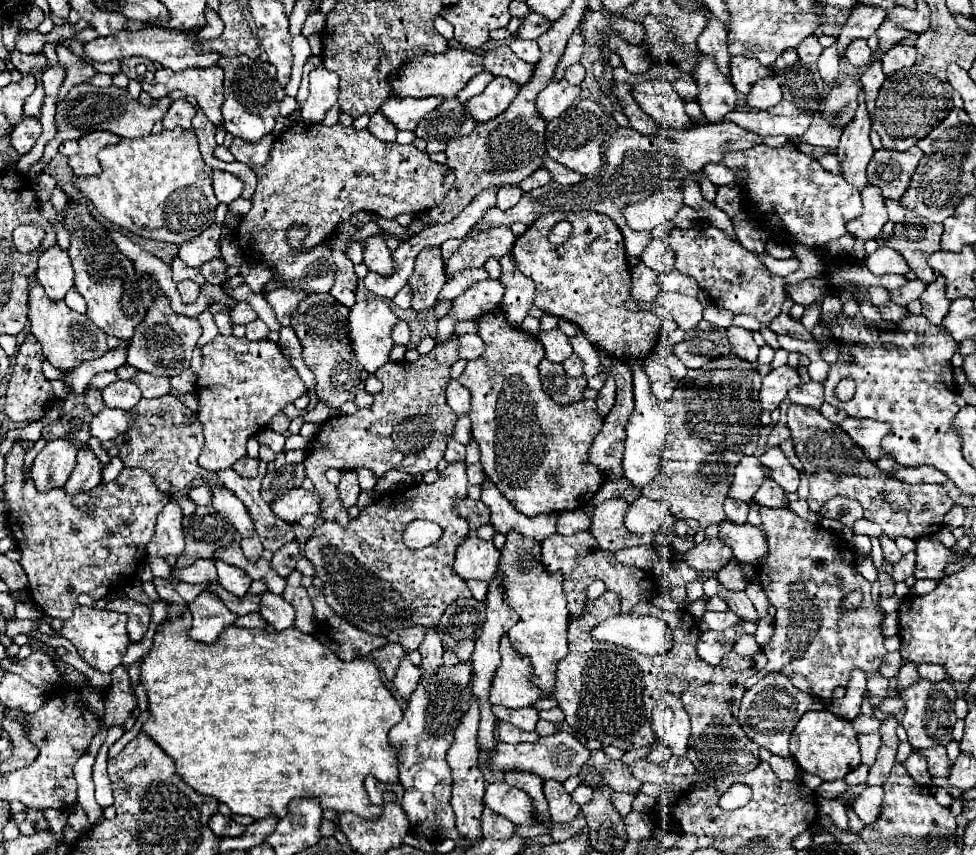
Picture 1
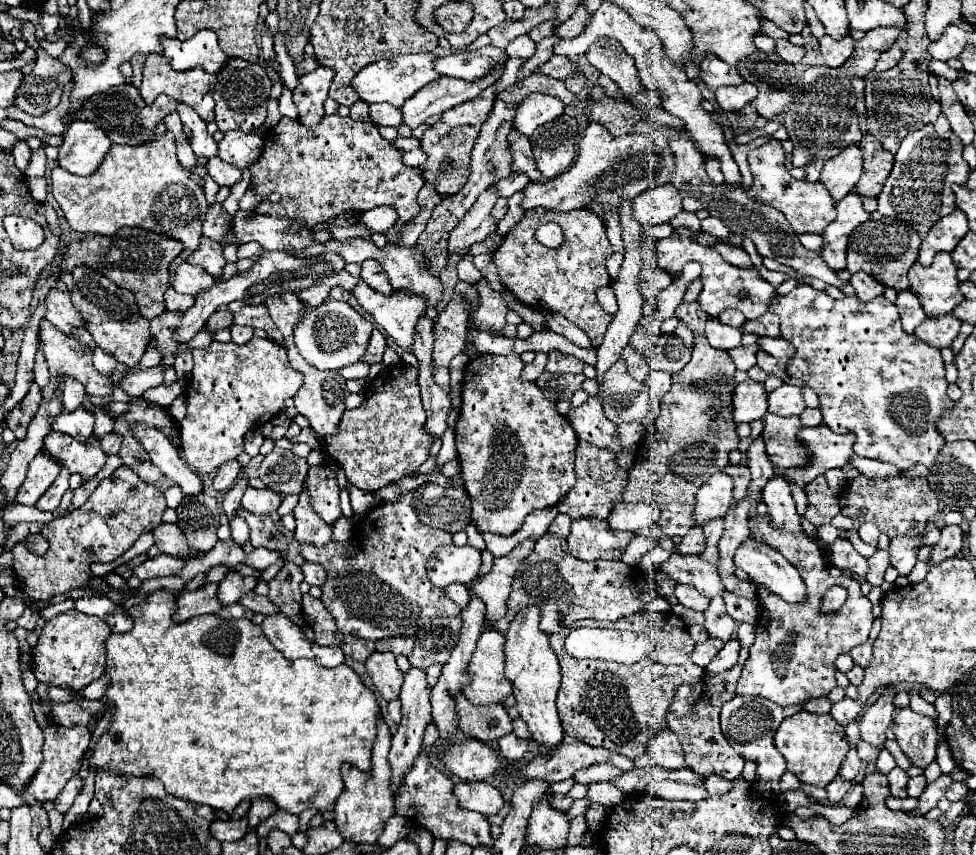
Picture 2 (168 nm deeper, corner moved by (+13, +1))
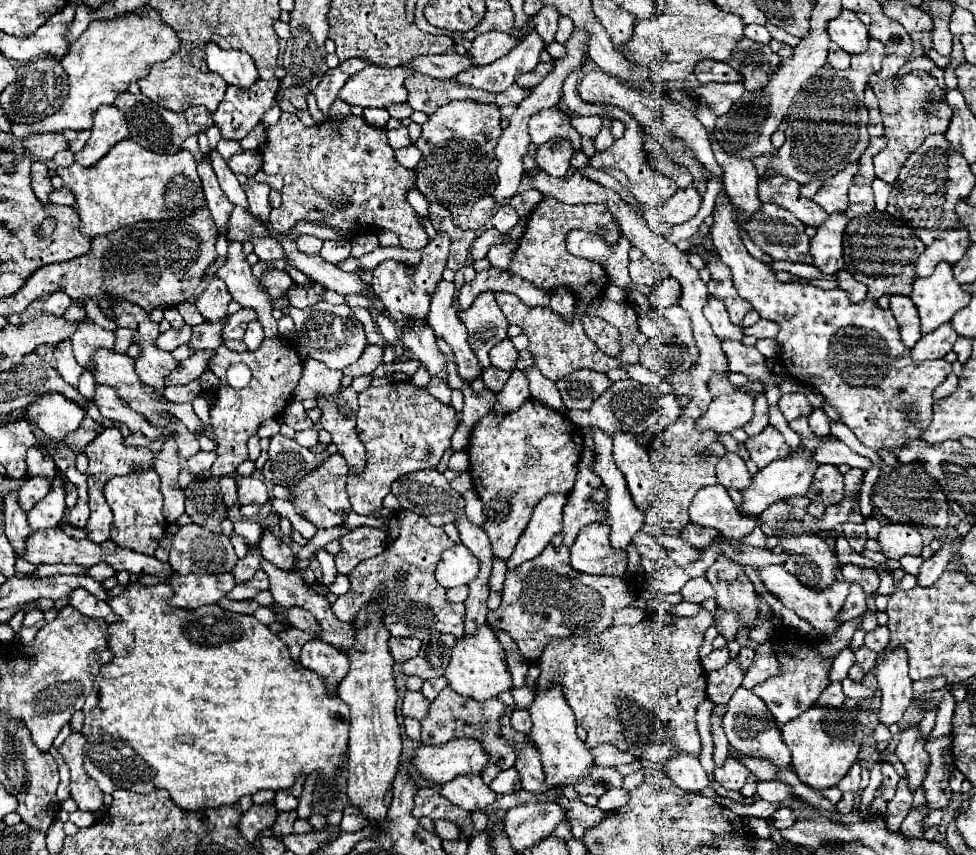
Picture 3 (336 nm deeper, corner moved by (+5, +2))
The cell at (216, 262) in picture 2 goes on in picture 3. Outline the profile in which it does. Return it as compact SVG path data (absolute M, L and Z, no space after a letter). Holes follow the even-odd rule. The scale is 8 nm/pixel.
M228 243L228 257L218 267L216 275L228 285L228 291L242 307L252 307L258 313L266 337L278 337L278 323L272 317L272 299L260 281L252 275L240 243Z

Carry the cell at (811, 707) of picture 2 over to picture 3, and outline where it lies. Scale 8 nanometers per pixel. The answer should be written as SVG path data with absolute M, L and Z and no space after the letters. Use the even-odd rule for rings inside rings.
M830 683L826 687L826 691L822 693L822 697L818 699L818 705L824 705L824 707L842 707L842 687L840 683Z

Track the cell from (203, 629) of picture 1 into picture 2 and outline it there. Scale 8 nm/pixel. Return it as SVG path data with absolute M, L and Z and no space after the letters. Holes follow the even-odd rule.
M208 582L194 592L184 590L176 598L178 608L174 612L174 620L186 622L186 620L200 616L200 614L216 614L222 608L222 604L216 598L216 590L218 590L218 584L214 584L214 582Z

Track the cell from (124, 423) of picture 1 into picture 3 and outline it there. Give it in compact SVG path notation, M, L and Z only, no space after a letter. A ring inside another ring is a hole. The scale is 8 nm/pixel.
M46 393L42 397L38 397L34 403L28 405L28 411L26 411L26 419L34 421L48 437L52 439L64 439L68 433L76 431L84 419L86 411L58 395L58 393Z

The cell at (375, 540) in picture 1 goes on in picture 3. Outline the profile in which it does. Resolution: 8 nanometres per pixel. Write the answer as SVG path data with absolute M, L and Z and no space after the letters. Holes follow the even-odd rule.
M400 509L392 515L398 521L398 539L386 545L386 551L374 559L362 561L350 575L350 591L340 595L332 603L332 613L340 621L354 621L358 609L378 605L382 611L382 623L392 637L416 637L426 639L430 633L452 633L460 637L464 625L464 603L446 601L446 589L434 579L434 569L440 553L450 549L454 541L442 527L434 527L426 517L416 515L410 509Z

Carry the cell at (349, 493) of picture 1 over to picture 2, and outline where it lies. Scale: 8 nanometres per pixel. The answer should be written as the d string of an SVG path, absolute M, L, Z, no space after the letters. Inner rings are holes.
M310 466L304 490L310 496L312 510L326 522L334 524L340 518L340 500L338 500L338 482L336 474L324 466Z

